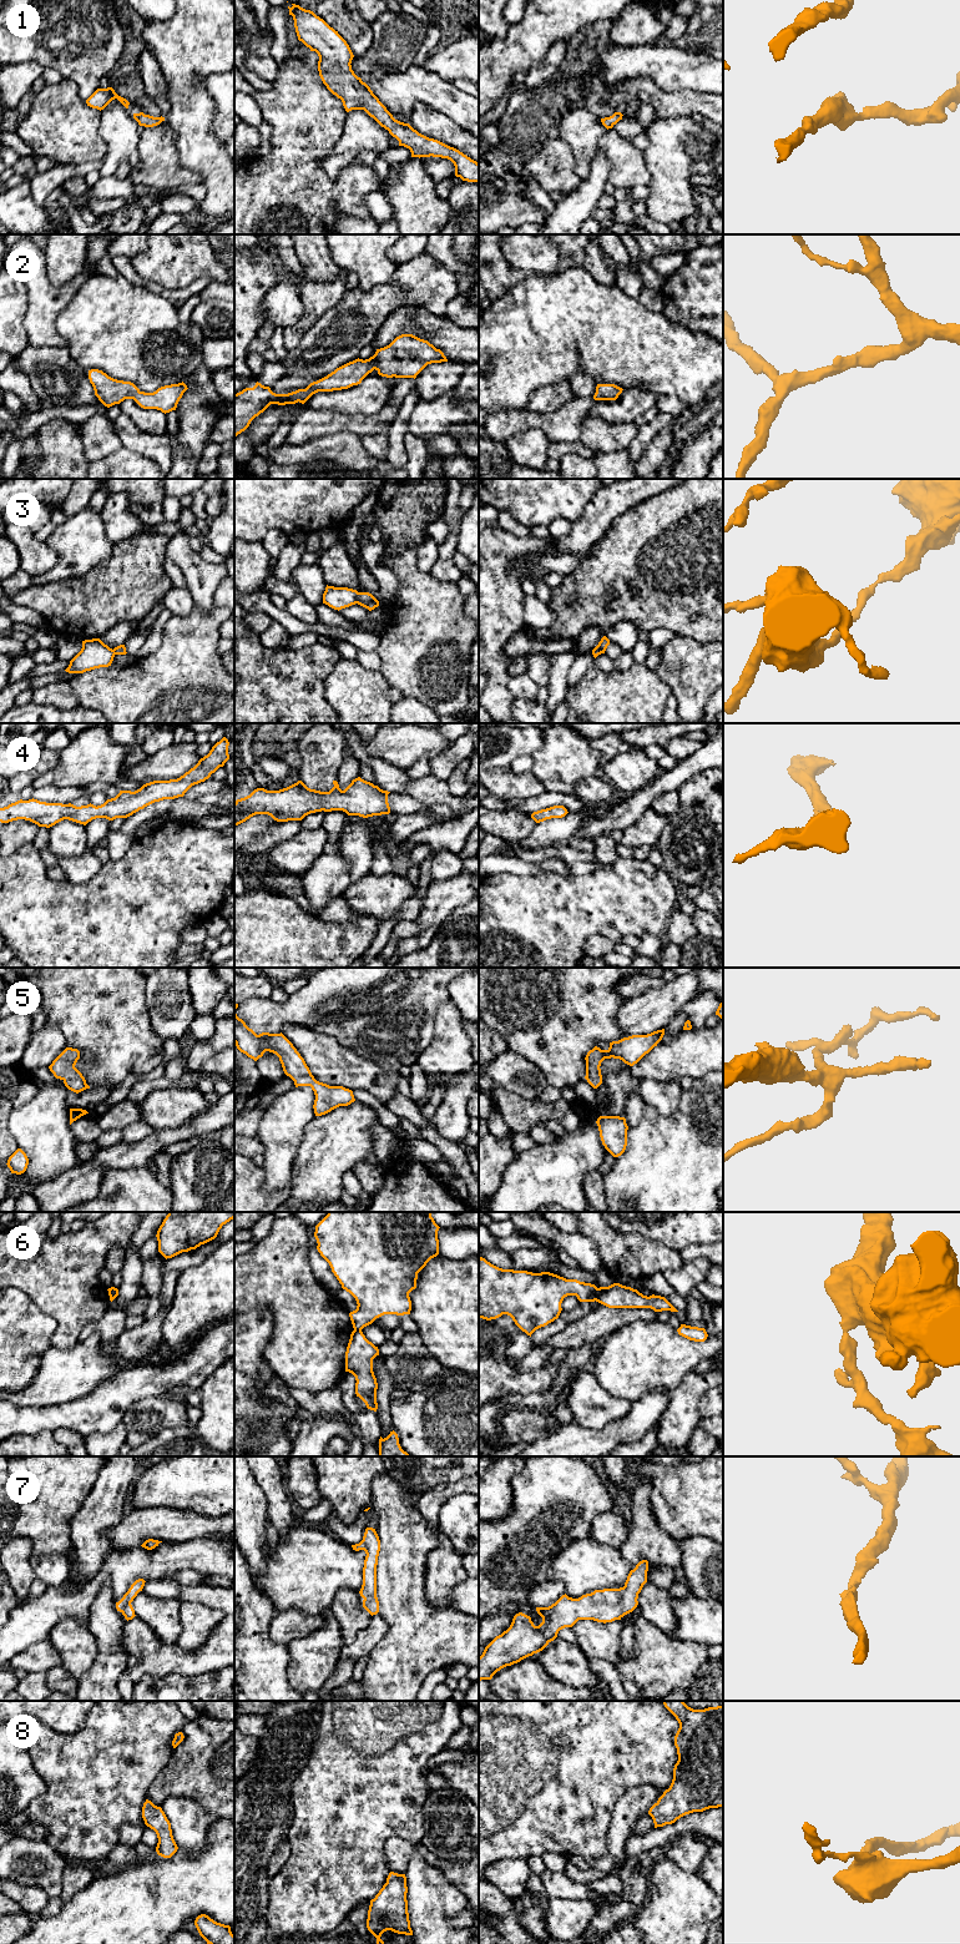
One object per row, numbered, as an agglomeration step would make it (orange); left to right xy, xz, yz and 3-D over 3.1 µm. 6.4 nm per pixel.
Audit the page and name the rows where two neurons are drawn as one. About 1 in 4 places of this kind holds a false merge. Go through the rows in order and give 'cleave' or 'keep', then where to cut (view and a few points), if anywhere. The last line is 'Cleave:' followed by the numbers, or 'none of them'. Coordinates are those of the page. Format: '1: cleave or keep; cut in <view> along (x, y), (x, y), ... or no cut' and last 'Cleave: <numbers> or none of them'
1: keep; no cut
2: keep; no cut
3: cleave; cut in xz along (357, 592), (358, 602)
4: keep; no cut
5: keep; no cut
6: cleave; cut in yz along (597, 1288), (595, 1299)
7: keep; no cut
8: keep; no cut
Cleave: 3, 6

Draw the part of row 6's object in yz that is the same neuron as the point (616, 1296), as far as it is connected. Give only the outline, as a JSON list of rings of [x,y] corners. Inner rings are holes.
[[[620,1283],[597,1288],[596,1302],[608,1308],[651,1308],[655,1312],[678,1312],[665,1297],[655,1294],[647,1297]]]

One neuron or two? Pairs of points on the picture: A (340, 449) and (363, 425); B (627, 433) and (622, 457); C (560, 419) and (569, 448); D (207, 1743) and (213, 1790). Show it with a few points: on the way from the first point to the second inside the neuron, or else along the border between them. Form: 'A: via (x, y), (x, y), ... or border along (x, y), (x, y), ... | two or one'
A: border along (327, 434), (352, 430), (360, 437) | two
B: border along (626, 448), (619, 452), (597, 453), (595, 455) | two
C: border along (579, 440), (550, 443) | two
D: via (203, 1755), (203, 1778) | one

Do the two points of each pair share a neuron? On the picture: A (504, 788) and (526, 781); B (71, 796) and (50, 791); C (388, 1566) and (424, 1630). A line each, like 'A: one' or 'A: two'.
A: one
B: one
C: one

